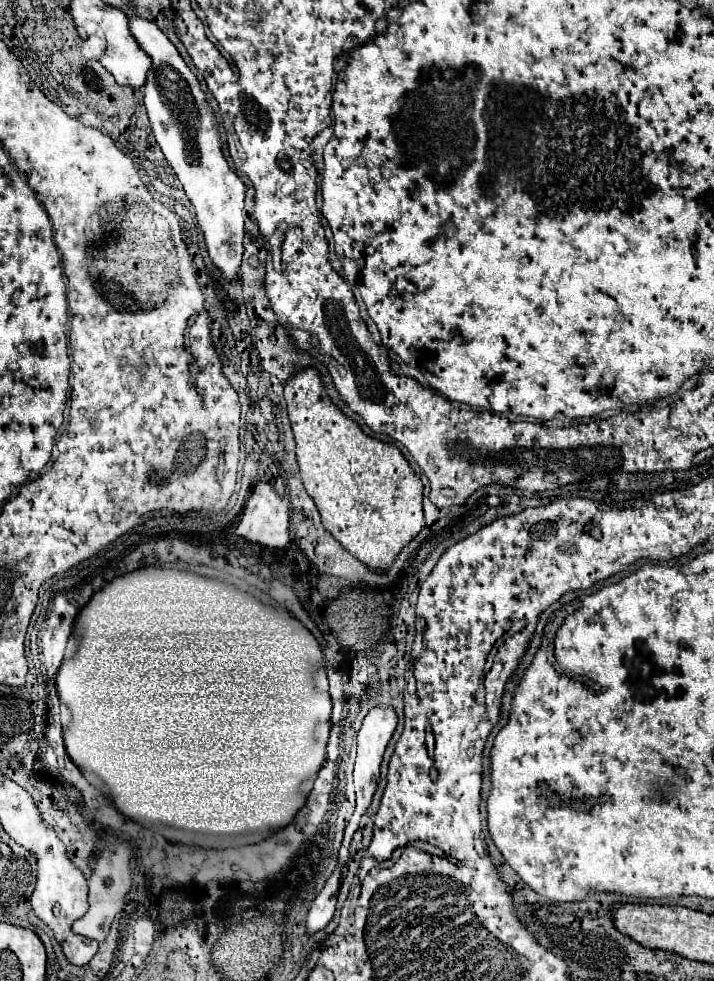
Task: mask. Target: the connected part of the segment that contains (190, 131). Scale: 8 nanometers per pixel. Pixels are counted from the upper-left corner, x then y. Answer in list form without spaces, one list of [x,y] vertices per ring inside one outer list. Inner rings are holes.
[[[133,17],[129,19],[129,27],[137,43],[153,59],[145,83],[145,107],[153,135],[195,209],[197,225],[203,231],[213,265],[227,281],[237,281],[243,257],[243,201],[247,187],[229,167],[229,161],[221,151],[213,109],[199,87],[199,79],[183,61],[177,47],[147,19]]]

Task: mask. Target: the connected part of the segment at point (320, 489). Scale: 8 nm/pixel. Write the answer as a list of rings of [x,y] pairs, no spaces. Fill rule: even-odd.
[[[315,369],[299,371],[285,385],[287,413],[297,441],[299,475],[307,495],[315,501],[323,527],[361,563],[373,571],[385,571],[393,565],[401,549],[425,527],[423,519],[423,483],[395,445],[381,443],[361,431],[361,427],[347,419],[329,399],[321,377]]]

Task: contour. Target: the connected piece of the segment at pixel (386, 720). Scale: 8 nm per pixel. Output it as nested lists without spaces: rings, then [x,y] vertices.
[[[373,707],[359,729],[357,751],[367,761],[381,761],[385,747],[397,727],[397,713],[393,707]]]

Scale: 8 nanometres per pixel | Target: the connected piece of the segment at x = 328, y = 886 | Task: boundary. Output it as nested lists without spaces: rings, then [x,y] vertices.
[[[337,867],[337,871],[331,875],[331,879],[321,889],[321,893],[311,903],[311,909],[309,909],[309,915],[307,915],[309,931],[321,931],[333,919],[339,885],[341,885],[341,867]]]

